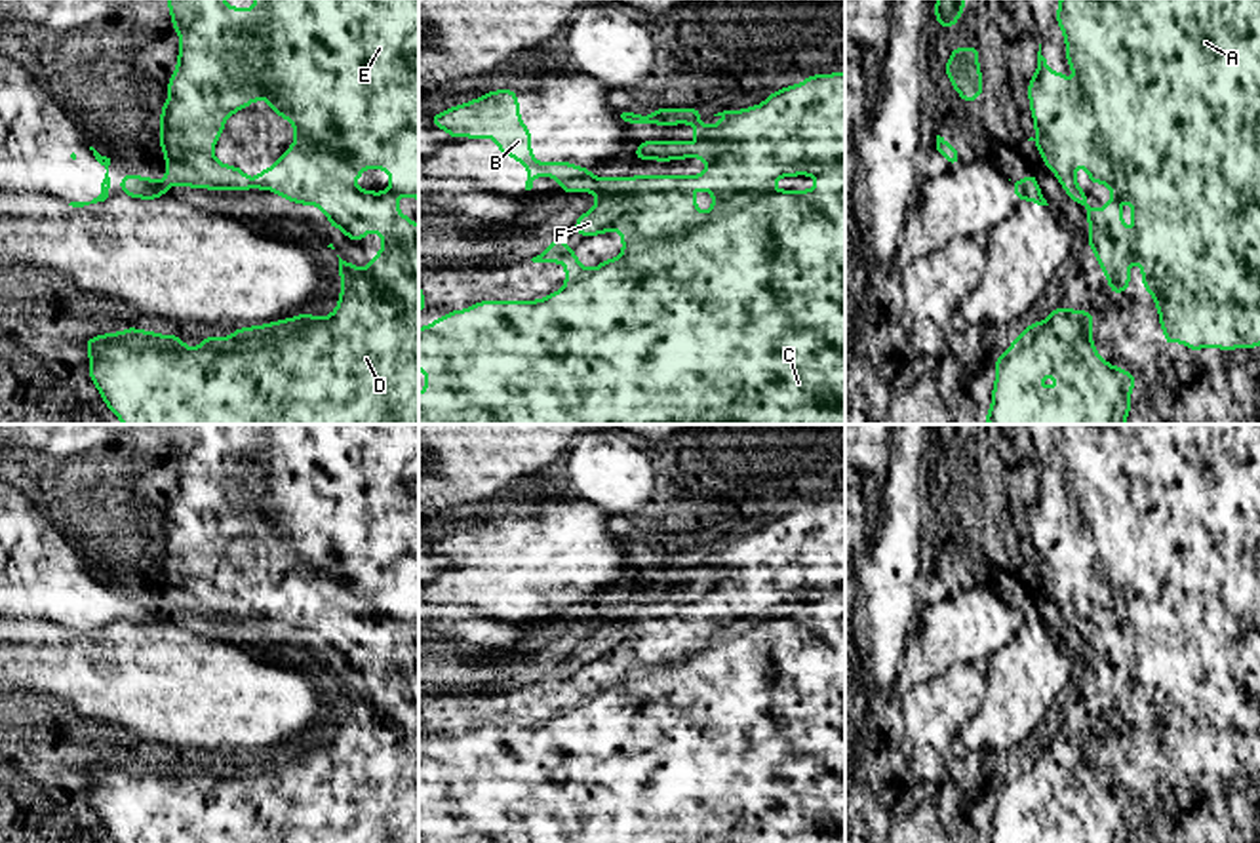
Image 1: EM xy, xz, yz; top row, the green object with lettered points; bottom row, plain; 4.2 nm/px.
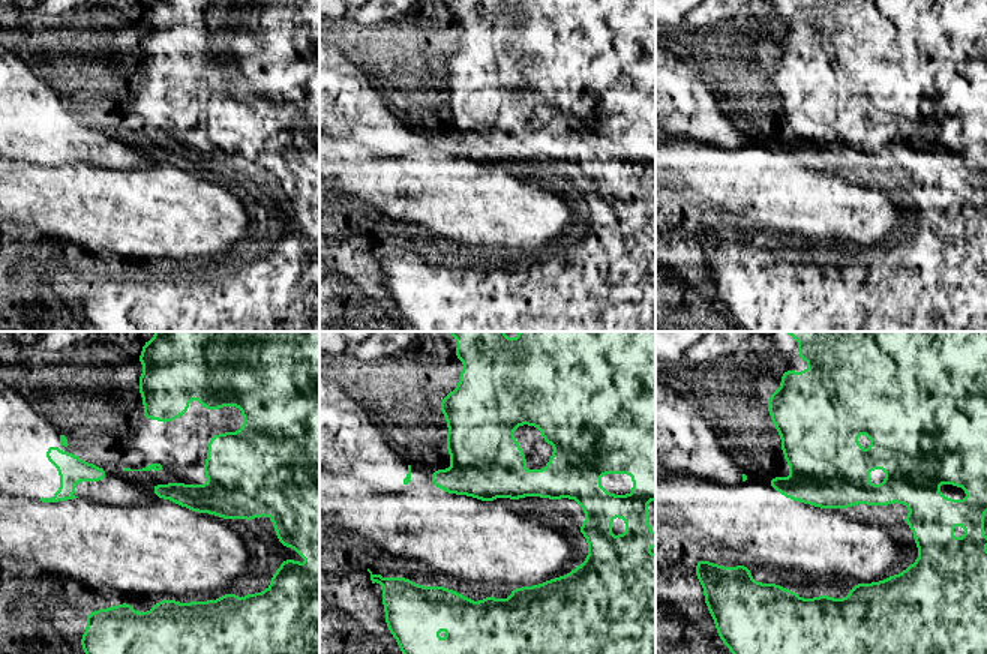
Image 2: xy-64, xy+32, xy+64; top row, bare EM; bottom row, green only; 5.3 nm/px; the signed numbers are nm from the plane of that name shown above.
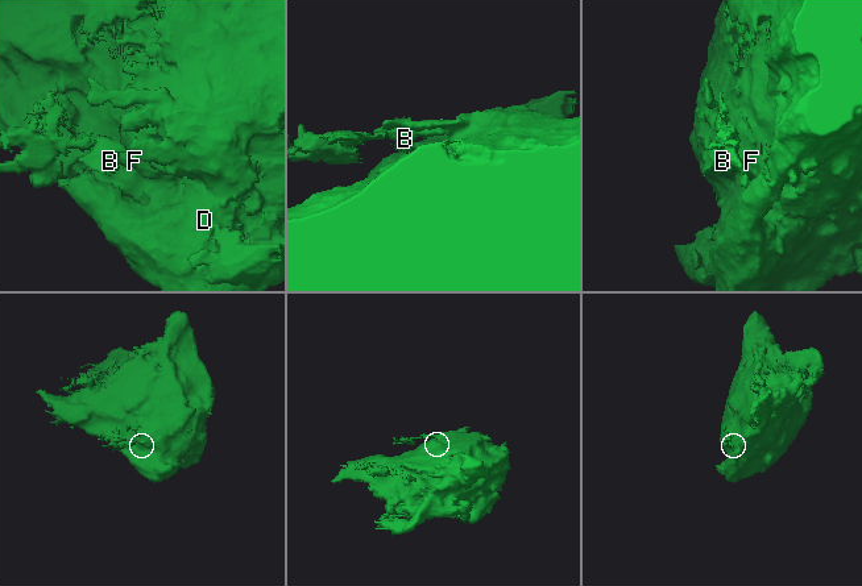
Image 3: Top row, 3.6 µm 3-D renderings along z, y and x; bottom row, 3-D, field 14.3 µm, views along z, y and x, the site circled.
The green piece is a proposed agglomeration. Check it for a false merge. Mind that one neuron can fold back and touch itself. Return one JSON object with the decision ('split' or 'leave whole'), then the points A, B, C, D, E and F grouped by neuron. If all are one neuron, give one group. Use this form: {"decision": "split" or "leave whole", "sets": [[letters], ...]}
{"decision": "split", "sets": [["A", "C", "D", "E", "F"], ["B"]]}

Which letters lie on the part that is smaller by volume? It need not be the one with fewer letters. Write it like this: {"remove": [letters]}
{"remove": ["B"]}

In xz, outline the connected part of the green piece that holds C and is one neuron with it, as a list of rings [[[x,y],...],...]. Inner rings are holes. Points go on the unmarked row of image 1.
[[[845,499],[836,500],[809,500],[809,504],[801,510],[773,518],[761,531],[750,533],[744,537],[723,537],[714,542],[723,542],[723,550],[704,552],[697,546],[702,542],[699,535],[657,535],[649,542],[641,542],[628,537],[617,537],[617,544],[628,550],[659,550],[659,552],[674,552],[674,550],[693,550],[693,565],[699,567],[699,573],[691,573],[685,567],[643,567],[638,571],[634,584],[636,586],[681,586],[681,584],[702,584],[708,594],[704,599],[689,603],[615,603],[615,605],[601,605],[594,601],[571,603],[563,605],[560,618],[596,618],[598,628],[596,632],[581,641],[573,655],[582,662],[605,660],[611,657],[620,657],[622,664],[622,681],[617,685],[607,685],[600,689],[596,695],[588,696],[577,687],[575,674],[567,676],[563,662],[554,664],[554,668],[537,683],[533,689],[563,689],[565,691],[565,714],[546,721],[541,727],[482,727],[472,731],[466,736],[451,736],[447,742],[442,742],[432,748],[430,754],[419,754],[419,795],[426,799],[426,814],[419,820],[419,843],[845,843]],[[792,601],[815,601],[817,613],[813,617],[775,617],[773,609],[778,603],[792,603]],[[693,617],[708,617],[714,622],[714,630],[708,639],[700,641],[697,636],[697,624],[691,620]]]

